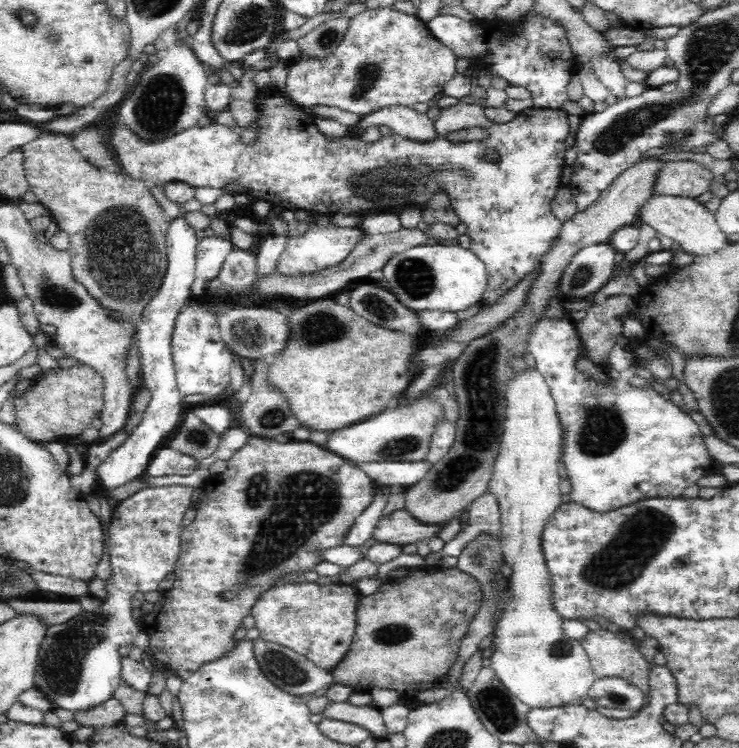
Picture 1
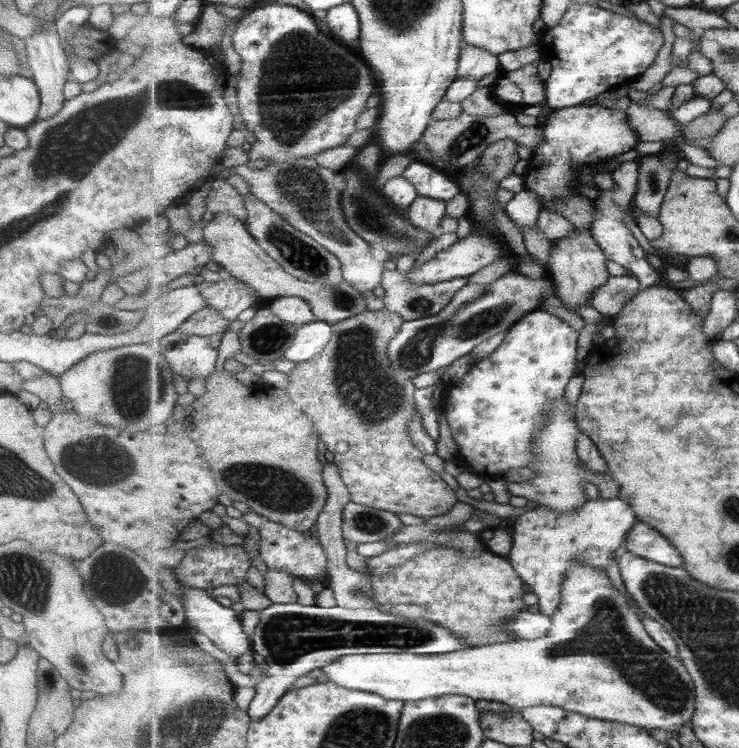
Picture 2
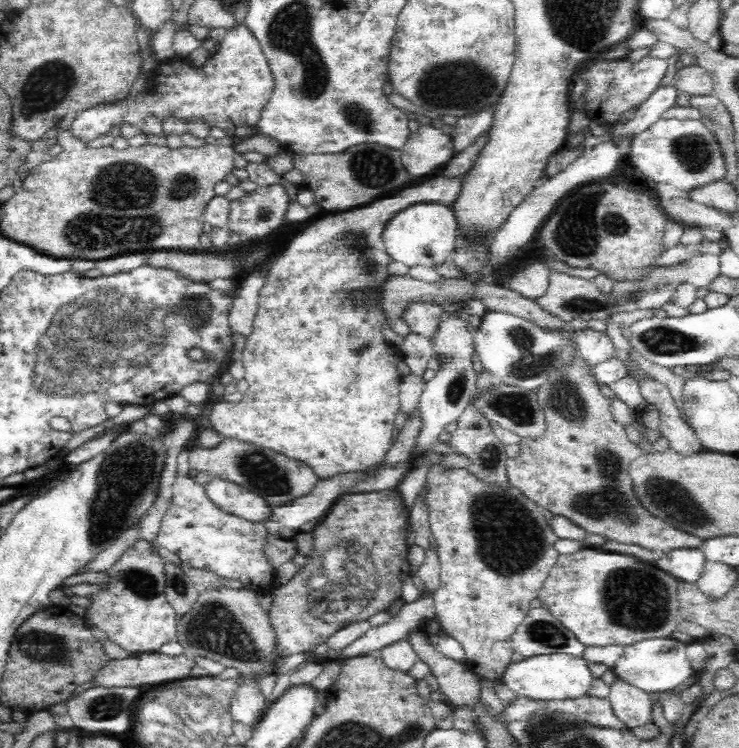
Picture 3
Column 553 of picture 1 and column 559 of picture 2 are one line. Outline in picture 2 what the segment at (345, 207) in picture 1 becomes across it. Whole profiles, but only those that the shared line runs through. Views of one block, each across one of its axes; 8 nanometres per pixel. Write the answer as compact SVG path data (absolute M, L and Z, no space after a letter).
M595 104L593 106L573 106L557 109L542 119L539 127L543 130L545 141L533 150L530 158L531 164L525 178L526 189L531 190L541 198L542 209L537 228L551 240L554 245L559 244L563 238L571 236L577 228L561 213L553 211L551 204L561 198L579 195L579 172L585 166L599 166L605 164L629 150L634 150L641 142L641 136L631 128L627 121L628 115L622 111Z

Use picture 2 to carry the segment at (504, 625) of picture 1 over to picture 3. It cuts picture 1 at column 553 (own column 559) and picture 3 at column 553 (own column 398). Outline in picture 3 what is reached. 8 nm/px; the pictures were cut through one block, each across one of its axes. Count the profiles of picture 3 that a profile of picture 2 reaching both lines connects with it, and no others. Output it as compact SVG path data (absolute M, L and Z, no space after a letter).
M541 654L512 662L503 672L502 681L514 694L528 697L532 700L553 701L581 697L588 692L594 682L584 657L573 657L569 654Z

